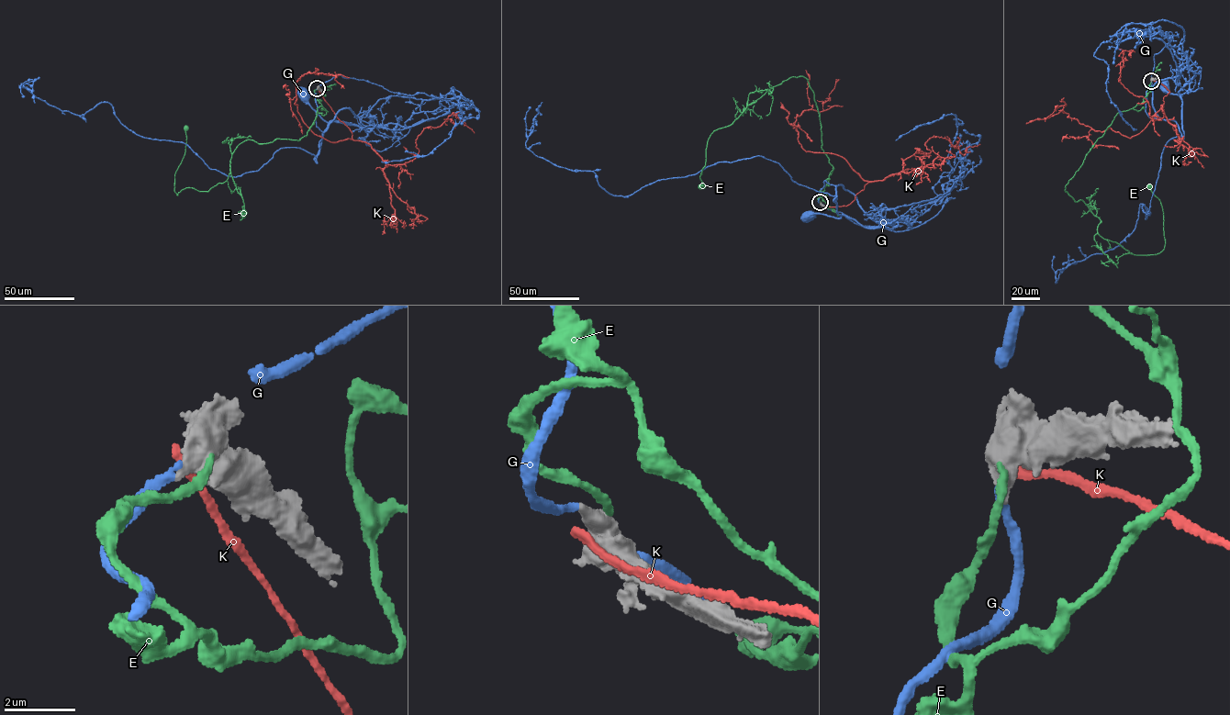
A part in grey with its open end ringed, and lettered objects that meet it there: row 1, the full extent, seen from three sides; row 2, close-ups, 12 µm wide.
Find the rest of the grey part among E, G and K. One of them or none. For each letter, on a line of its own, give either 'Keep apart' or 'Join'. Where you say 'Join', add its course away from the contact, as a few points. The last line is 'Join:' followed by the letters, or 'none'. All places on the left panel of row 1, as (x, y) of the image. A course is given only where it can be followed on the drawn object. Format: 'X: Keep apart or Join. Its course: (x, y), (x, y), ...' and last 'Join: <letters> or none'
E: Keep apart
G: Join. Its course: (317, 89), (316, 125), (323, 132), (315, 159), (329, 124), (314, 110), (304, 93)
K: Keep apart
Join: G

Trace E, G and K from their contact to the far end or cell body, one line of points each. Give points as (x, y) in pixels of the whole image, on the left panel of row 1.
E: (318, 88), (315, 99), (328, 111), (318, 107), (307, 135), (245, 140), (226, 181), (177, 195), (185, 128)
G: (317, 89), (316, 125), (323, 132), (315, 159), (329, 124), (314, 110), (304, 93)
K: (318, 88), (357, 140), (334, 142), (305, 124), (295, 84), (321, 72), (344, 88)

